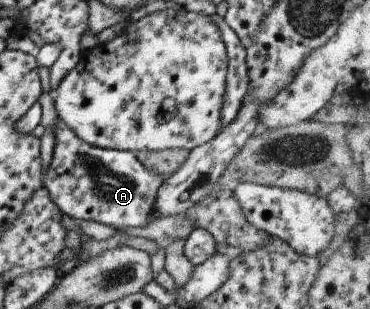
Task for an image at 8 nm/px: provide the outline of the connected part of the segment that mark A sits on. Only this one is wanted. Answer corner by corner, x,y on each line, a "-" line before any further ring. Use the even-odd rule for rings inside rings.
57,118
55,127
55,145
53,157
47,173
43,175
42,181
49,191
51,200
61,209
63,215
71,216
81,222
91,220
117,230
128,226
147,226
156,218
153,216
155,198
164,180
161,175
149,172
144,164
131,151
120,151
87,144
81,140
67,124

